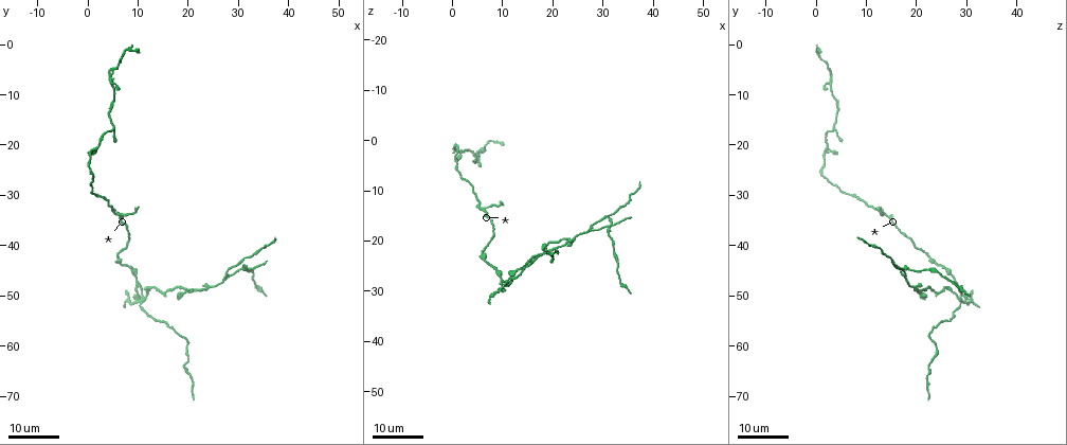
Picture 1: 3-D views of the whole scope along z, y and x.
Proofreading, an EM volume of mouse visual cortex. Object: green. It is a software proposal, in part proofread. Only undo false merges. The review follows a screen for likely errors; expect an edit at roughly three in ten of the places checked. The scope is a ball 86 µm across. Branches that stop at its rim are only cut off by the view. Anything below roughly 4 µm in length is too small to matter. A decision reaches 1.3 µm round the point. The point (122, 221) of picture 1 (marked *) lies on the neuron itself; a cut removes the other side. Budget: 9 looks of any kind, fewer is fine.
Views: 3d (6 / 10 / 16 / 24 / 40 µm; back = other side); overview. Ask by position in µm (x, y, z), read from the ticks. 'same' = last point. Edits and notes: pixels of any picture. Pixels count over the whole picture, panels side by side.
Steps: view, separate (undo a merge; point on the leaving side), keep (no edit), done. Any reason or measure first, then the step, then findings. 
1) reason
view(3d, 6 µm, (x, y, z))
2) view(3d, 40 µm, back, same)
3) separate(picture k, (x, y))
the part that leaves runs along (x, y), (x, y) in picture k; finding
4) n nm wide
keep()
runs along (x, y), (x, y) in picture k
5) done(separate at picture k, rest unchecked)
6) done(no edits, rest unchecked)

side arm on a straight run
view(3d, 24 µm, (5.0, 8.5, 3.0))

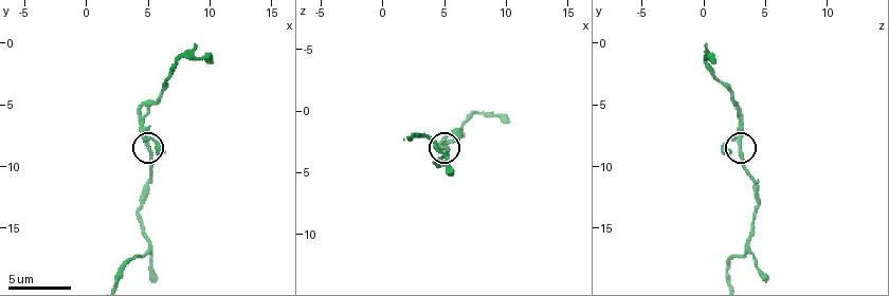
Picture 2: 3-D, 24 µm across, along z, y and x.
closer look
view(3d, 10 µm, (5.2, 8.4, 2.8))

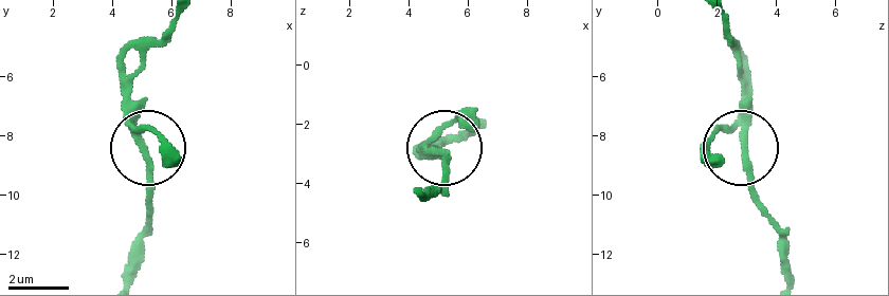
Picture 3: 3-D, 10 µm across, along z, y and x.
from behind
view(3d, 10 µm, back, (5.1, 8.5, 2.9))

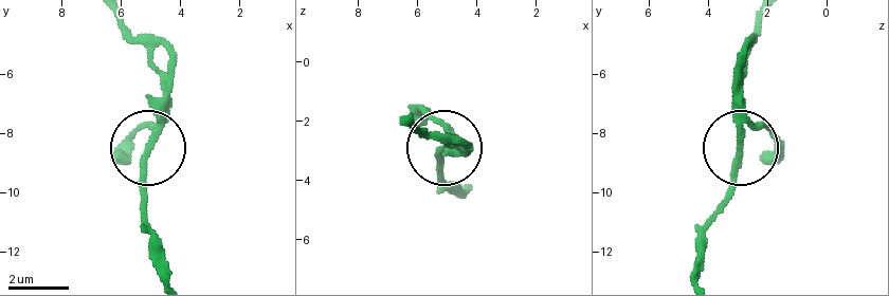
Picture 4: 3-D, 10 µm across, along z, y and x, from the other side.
3 arms
keep()
runs along (166, 275), (143, 206), (143, 161), (166, 73) in picture 4; all the same neuron

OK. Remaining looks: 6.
view(3d, 16 µm, (1.5, 30.0, 6.0))

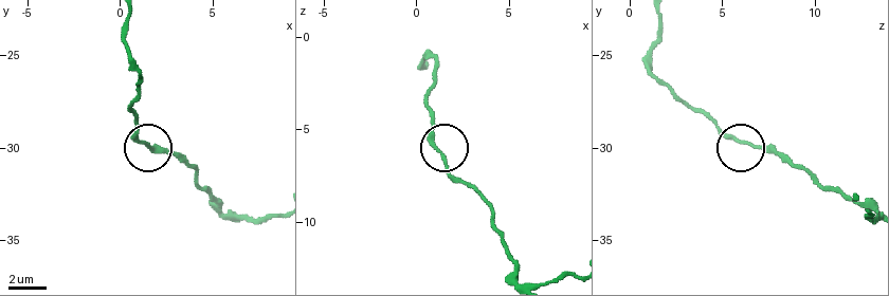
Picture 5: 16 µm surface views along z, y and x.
zoom in
view(3d, 6 µm, (1.3, 29.7, 6.2))

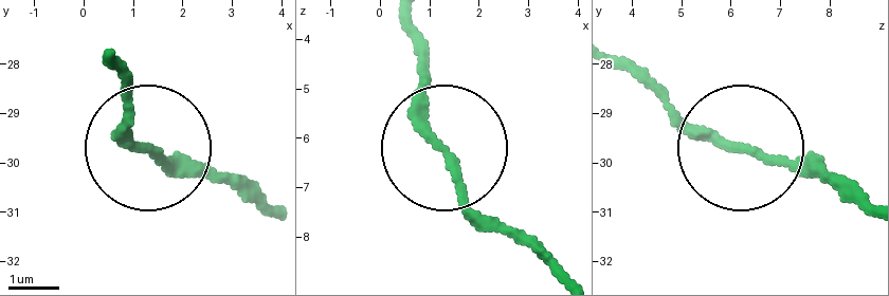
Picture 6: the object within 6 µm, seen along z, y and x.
keep()
runs along (254, 198), (132, 139), (128, 63) in picture 6; all the same neuron

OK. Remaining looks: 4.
three-way junction
view(3d, 16 µm, (6.5, 34.0, 13.5))

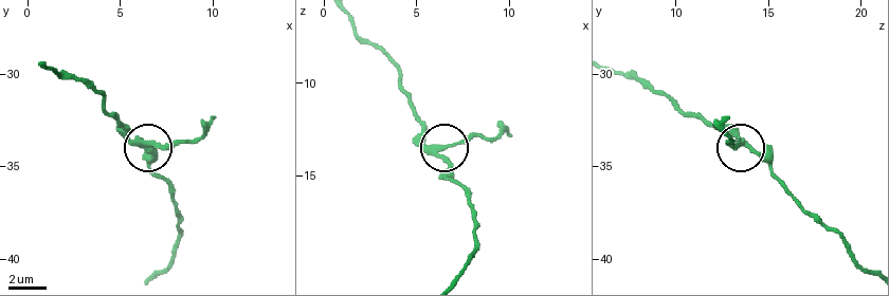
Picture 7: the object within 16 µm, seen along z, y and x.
view(3d, 6 µm, (6.4, 33.8, 13.4))

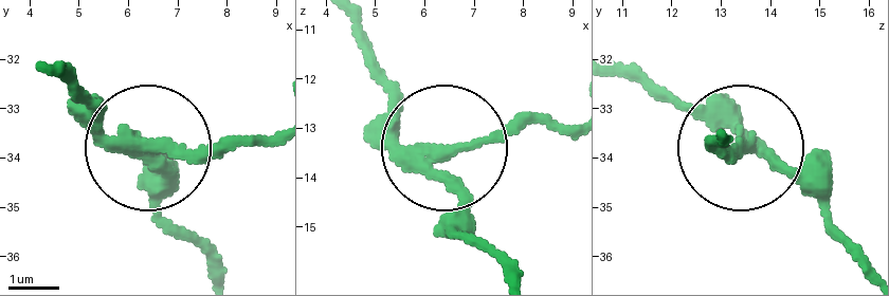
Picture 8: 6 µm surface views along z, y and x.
separate(picture 8, (195, 163))
the part that leaves runs along (133, 147), (268, 139) in picture 8; two neurons meet here

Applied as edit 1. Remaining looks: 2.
four arms meet
view(3d, 24 µm, (10.0, 51.0, 29.0))

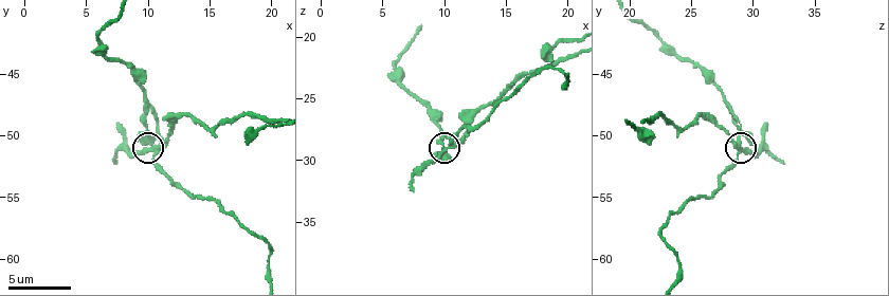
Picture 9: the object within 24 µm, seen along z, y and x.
view(3d, 10 µm, (10.0, 51.2, 29.0))

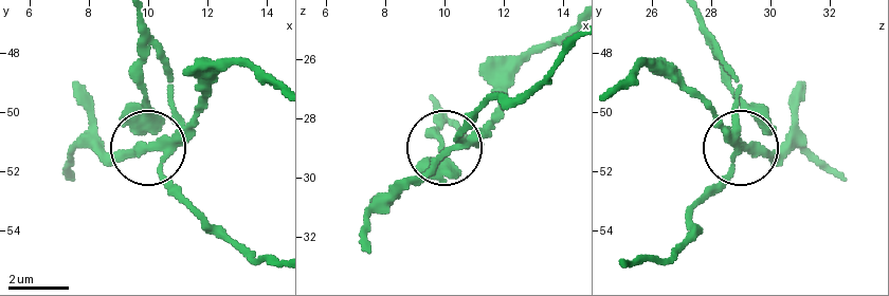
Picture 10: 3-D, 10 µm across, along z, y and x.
4 arms
separate(picture 10, (138, 153))
a second neuron is stuck on

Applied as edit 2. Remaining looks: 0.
done(separate at picture 8, separate at picture 10, rest unchecked)

